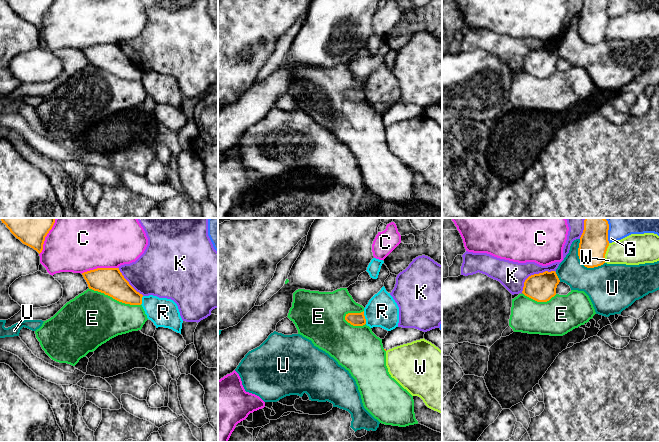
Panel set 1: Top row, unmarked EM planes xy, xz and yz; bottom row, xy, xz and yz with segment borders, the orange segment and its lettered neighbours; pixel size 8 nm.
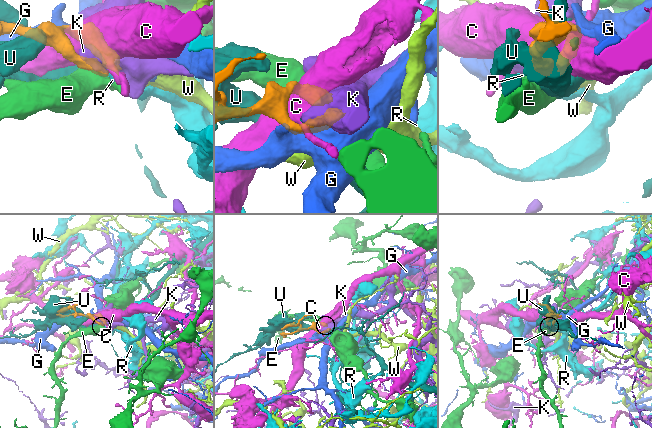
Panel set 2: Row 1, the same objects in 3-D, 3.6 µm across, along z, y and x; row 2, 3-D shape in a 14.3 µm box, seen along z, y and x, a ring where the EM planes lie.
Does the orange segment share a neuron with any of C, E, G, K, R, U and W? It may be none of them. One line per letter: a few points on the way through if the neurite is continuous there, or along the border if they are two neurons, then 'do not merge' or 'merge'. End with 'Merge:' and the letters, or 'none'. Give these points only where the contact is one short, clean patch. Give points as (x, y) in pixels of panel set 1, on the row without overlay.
C: do not merge
E: do not merge
G: do not merge
K: do not merge
R: border along xz (363, 87), (366, 99); do not merge
U: do not merge
W: do not merge
Merge: none

